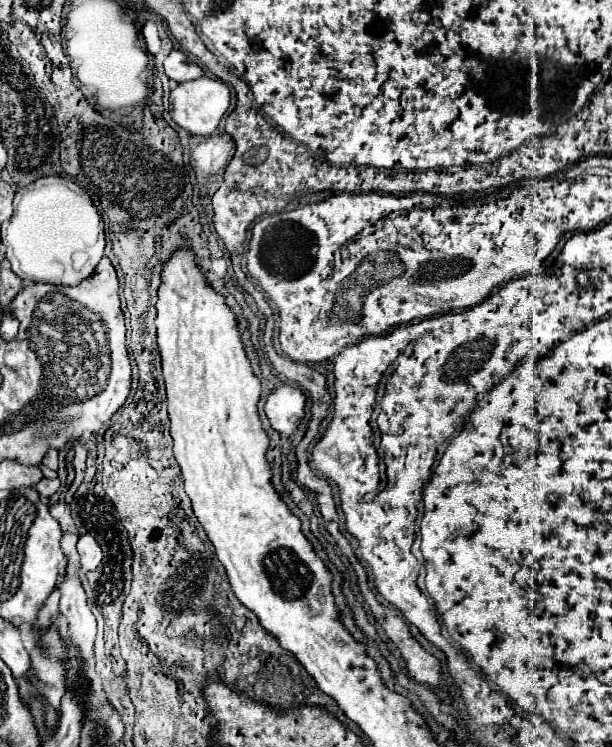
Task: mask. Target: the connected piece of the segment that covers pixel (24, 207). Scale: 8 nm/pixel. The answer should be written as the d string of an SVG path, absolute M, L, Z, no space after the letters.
M59 175L41 177L17 189L13 197L13 209L13 217L1 225L1 243L5 245L5 259L11 263L11 269L19 279L53 285L77 285L85 277L93 275L105 251L103 219L91 197L77 183Z

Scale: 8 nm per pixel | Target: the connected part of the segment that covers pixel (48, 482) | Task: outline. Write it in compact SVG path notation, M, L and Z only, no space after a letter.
M41 479L37 485L35 485L41 501L47 501L57 489L59 489L59 479Z

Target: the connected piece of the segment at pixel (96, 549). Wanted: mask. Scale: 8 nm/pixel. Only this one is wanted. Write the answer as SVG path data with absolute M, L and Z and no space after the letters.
M81 535L79 537L77 551L81 555L81 569L83 571L93 571L103 559L103 551L91 535Z

